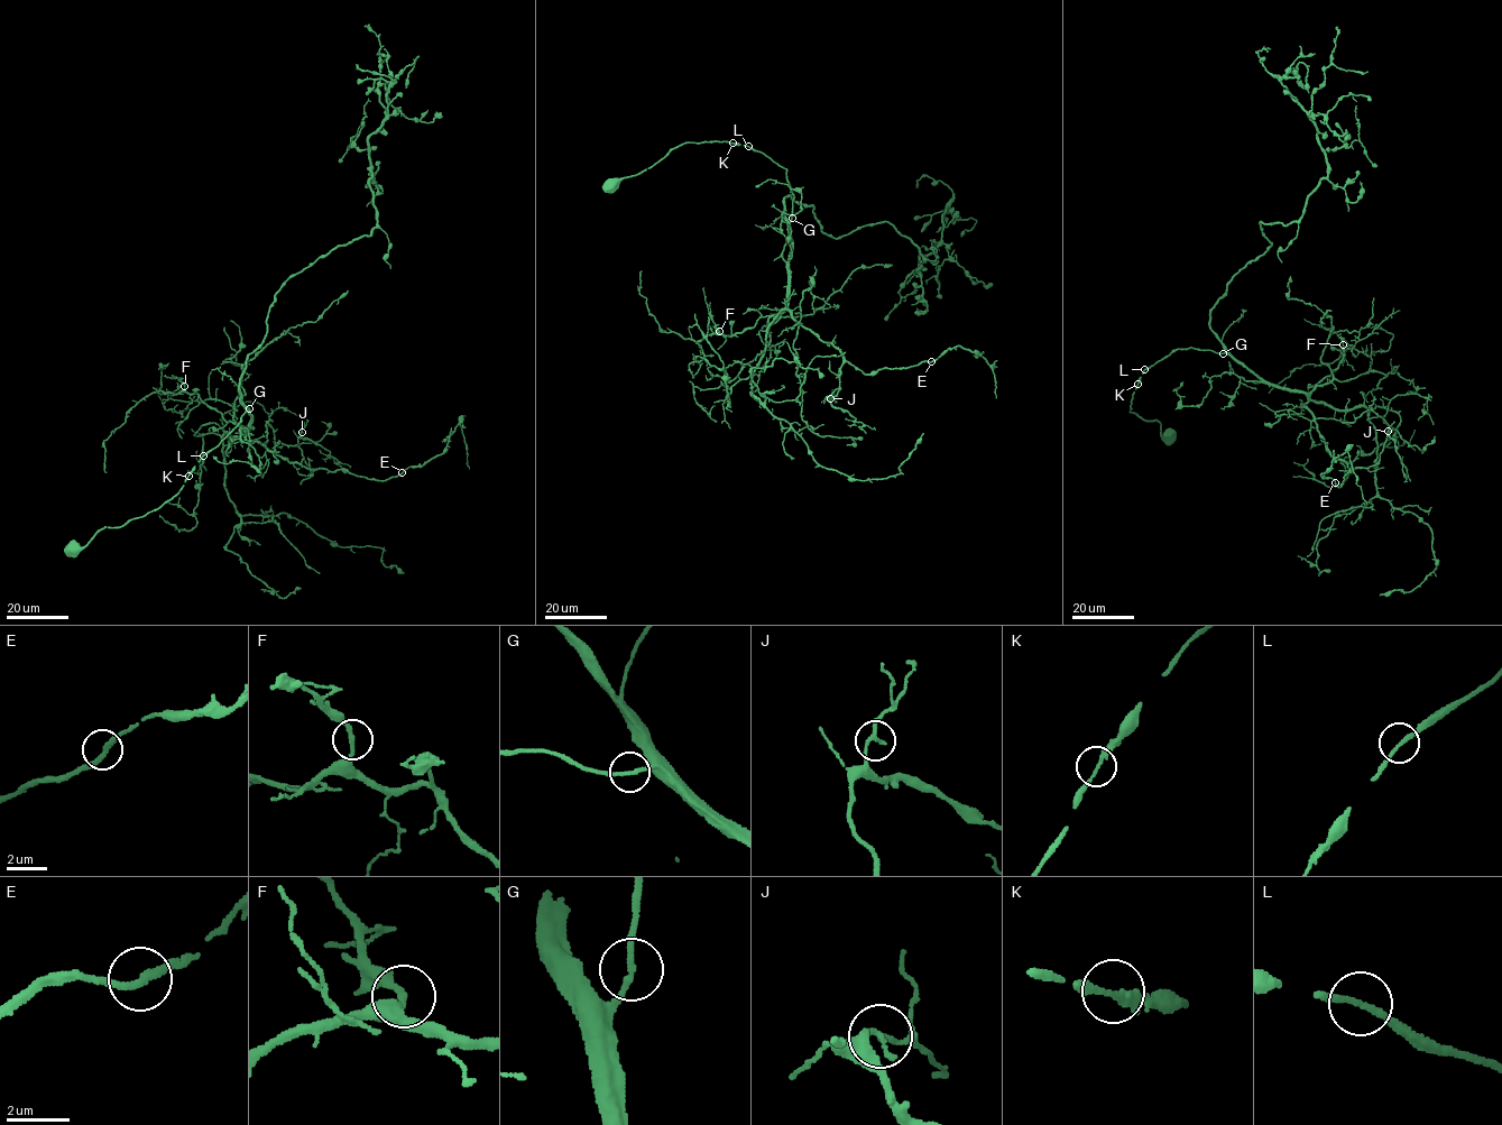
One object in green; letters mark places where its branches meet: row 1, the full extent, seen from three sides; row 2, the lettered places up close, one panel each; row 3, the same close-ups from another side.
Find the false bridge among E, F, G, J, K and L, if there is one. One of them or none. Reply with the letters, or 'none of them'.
none of them

